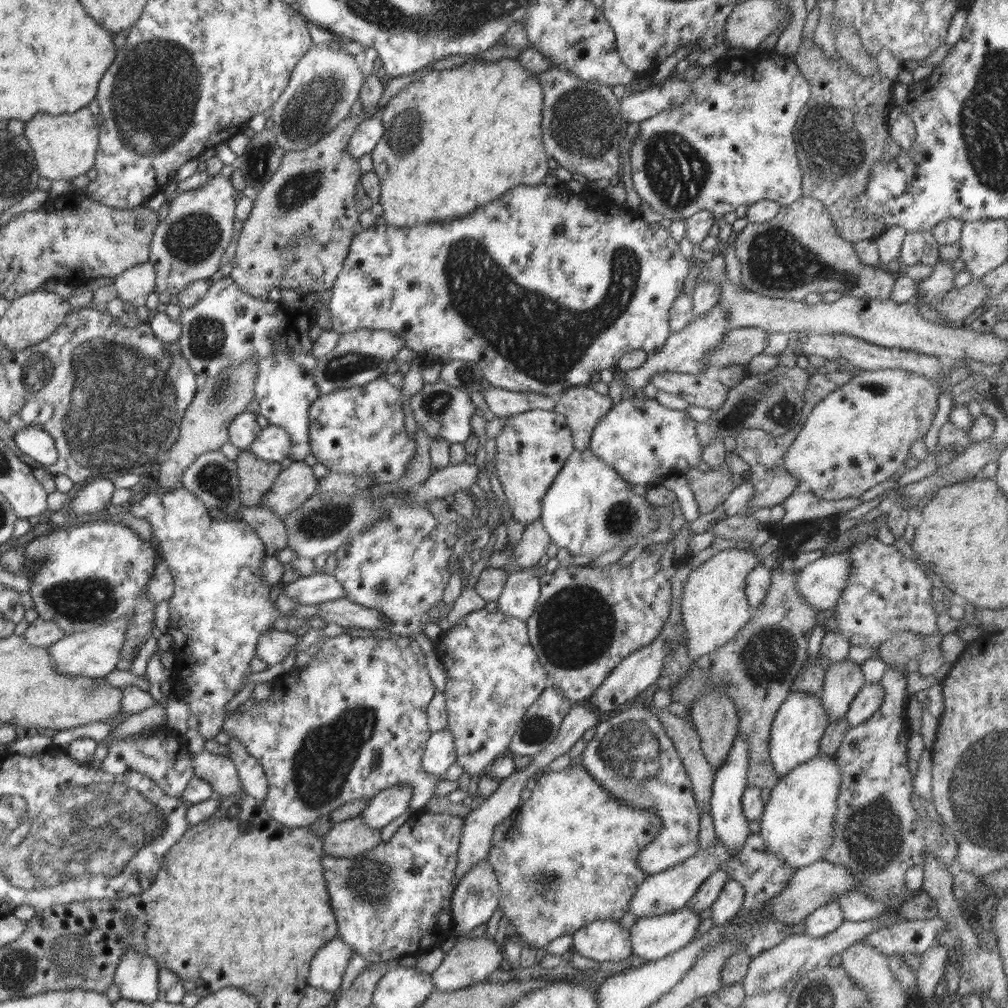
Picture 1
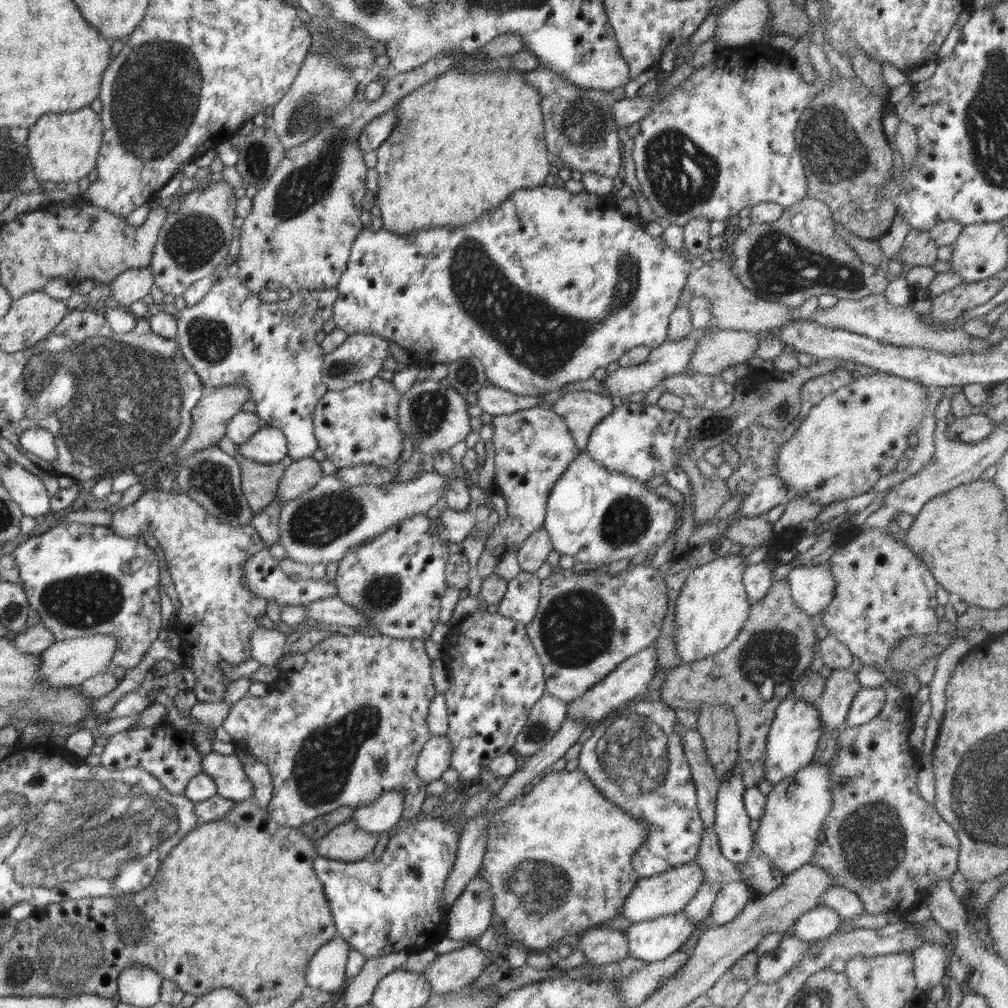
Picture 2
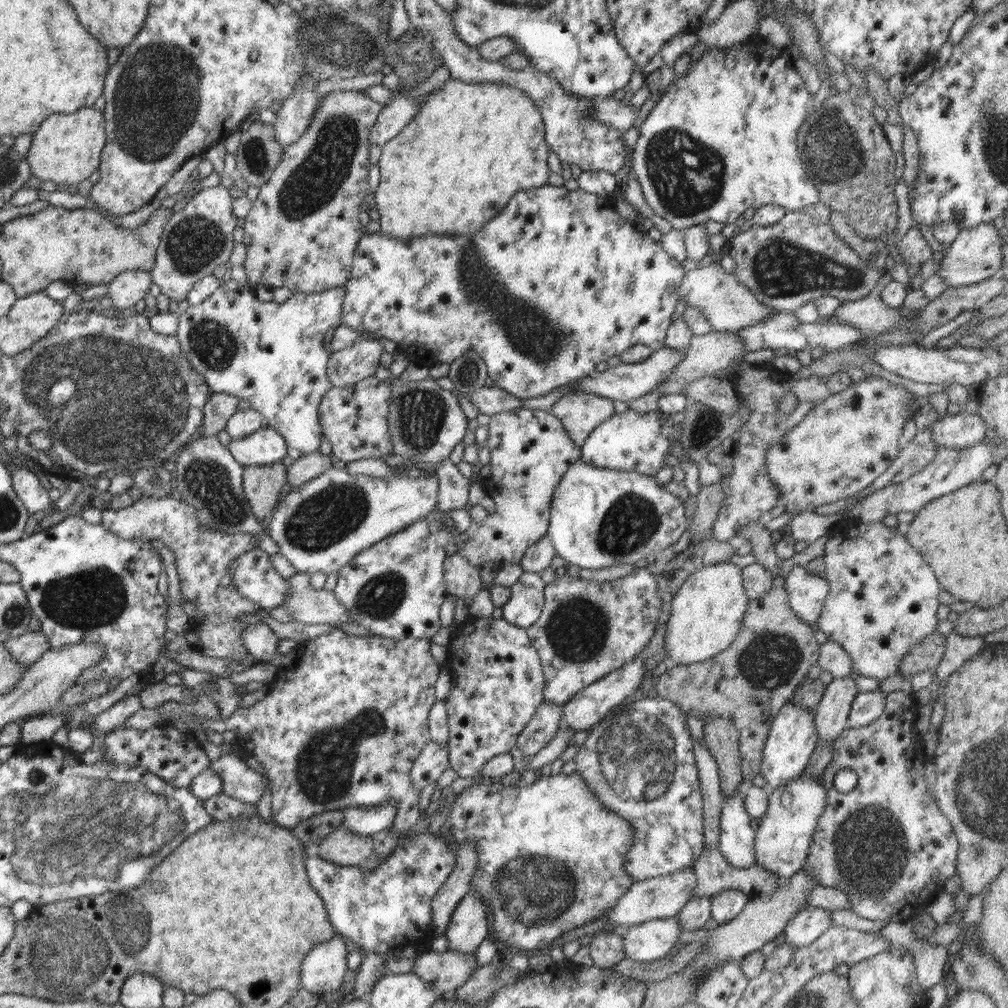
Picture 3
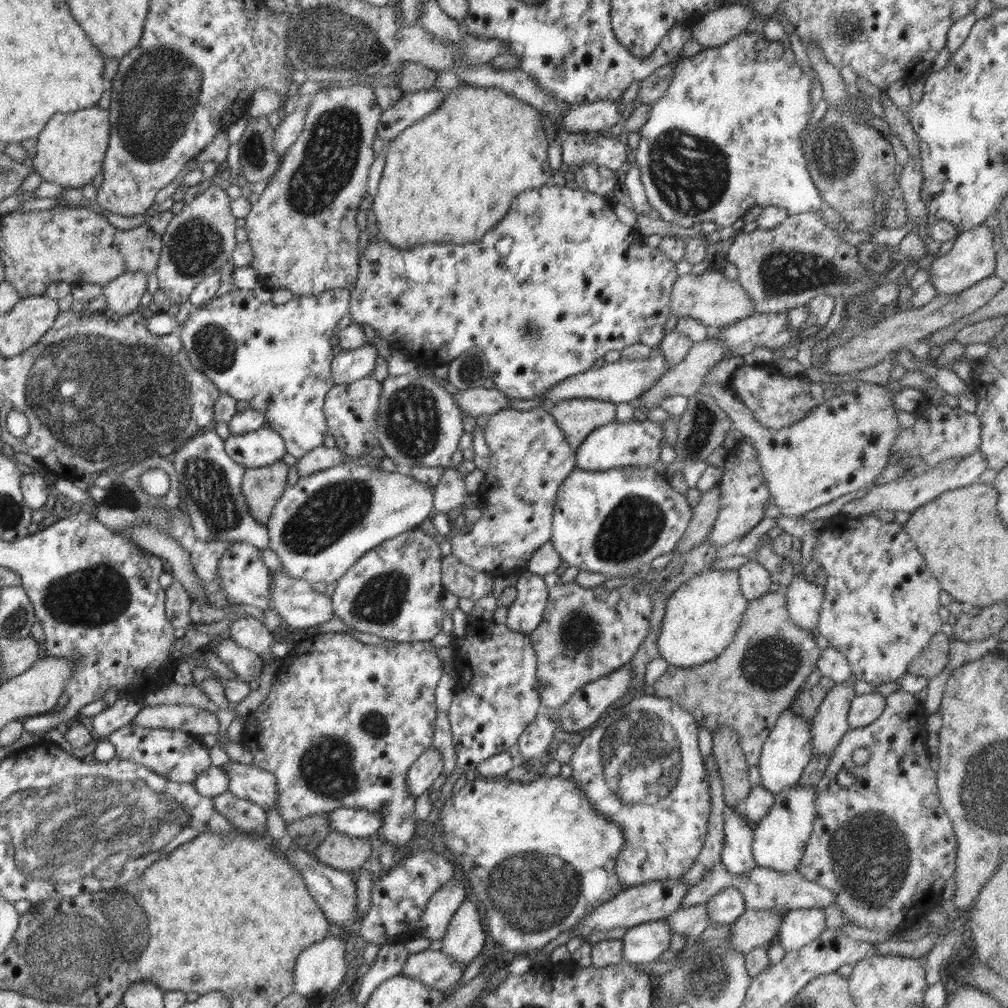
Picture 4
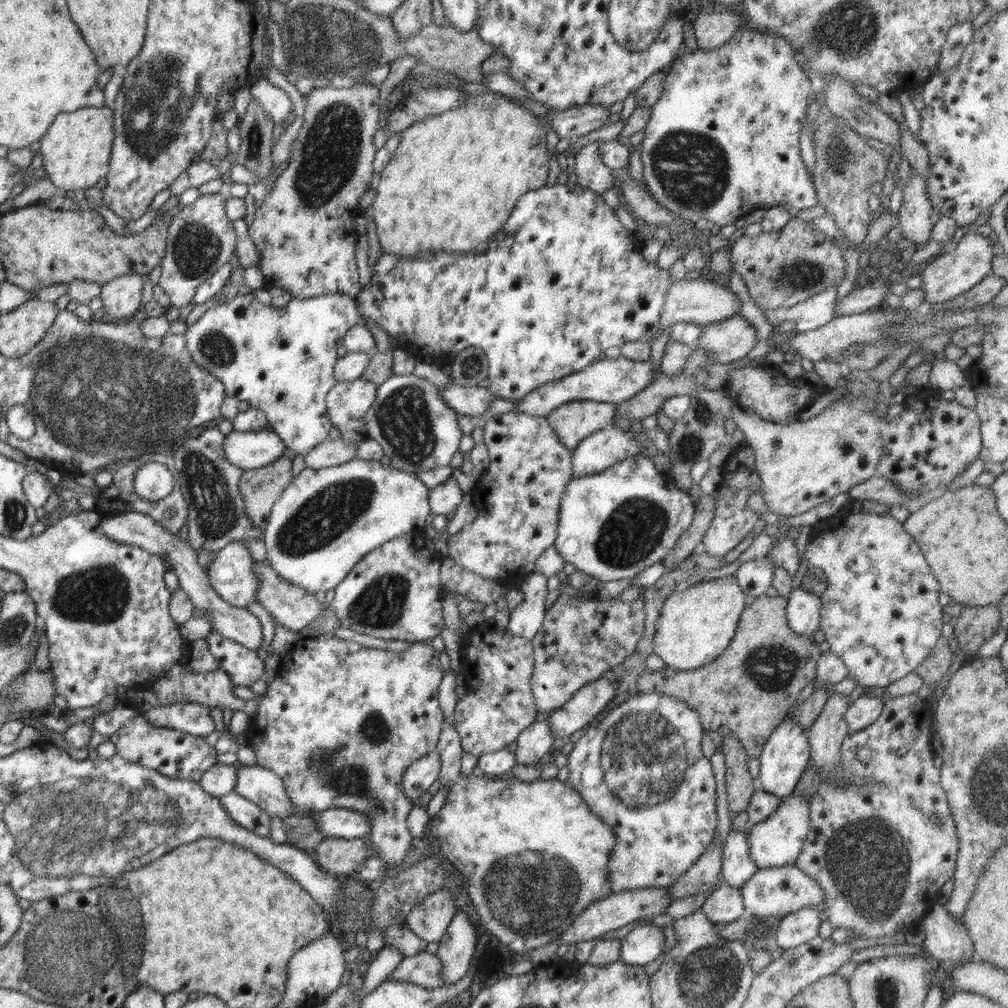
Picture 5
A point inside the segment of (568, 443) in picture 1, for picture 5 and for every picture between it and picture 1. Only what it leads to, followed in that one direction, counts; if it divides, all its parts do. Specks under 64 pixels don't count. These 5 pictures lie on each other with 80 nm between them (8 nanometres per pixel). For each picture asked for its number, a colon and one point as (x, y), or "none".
2: (533, 447)
3: (530, 449)
4: (529, 459)
5: (517, 499)

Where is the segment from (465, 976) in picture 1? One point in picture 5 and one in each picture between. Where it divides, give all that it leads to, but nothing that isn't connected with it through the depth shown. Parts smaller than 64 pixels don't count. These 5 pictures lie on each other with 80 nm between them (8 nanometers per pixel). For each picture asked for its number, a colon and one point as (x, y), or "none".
2: (452, 971)
3: (445, 972)
4: (436, 970)
5: (425, 970)

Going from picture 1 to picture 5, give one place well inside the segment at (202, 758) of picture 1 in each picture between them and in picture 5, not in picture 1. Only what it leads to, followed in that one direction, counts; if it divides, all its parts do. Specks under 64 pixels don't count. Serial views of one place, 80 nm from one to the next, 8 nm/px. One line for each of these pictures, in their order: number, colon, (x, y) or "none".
2: (231, 782)
3: (239, 781)
4: (246, 781)
5: (261, 786)

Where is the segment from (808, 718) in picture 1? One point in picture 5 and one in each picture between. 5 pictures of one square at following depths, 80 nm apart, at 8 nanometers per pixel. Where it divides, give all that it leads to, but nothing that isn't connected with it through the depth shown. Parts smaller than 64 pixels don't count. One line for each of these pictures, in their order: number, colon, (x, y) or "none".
2: (795, 731)
3: (793, 737)
4: (786, 754)
5: (785, 756)

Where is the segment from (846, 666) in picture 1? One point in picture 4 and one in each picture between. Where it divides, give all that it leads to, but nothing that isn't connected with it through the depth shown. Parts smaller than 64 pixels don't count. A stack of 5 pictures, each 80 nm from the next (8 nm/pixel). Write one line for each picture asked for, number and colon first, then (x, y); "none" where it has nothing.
2: (841, 687)
3: (831, 714)
4: (830, 723)

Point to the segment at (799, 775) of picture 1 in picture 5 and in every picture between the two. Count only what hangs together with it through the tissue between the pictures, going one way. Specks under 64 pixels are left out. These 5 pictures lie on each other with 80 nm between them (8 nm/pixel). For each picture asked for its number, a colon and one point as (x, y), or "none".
2: (791, 827)
3: (784, 837)
4: (779, 841)
5: (776, 842)

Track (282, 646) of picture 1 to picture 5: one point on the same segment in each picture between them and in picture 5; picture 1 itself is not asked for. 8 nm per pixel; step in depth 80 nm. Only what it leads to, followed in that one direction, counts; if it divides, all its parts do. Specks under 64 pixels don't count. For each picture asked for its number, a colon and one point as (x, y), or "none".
2: (268, 646)
3: (260, 641)
4: (251, 633)
5: (236, 623)

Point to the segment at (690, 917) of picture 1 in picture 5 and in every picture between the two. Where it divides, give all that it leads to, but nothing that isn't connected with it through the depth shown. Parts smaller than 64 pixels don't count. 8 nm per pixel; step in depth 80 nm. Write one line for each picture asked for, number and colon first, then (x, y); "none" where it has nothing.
2: (654, 940)
3: (651, 941)
4: (645, 943)
5: (644, 943)

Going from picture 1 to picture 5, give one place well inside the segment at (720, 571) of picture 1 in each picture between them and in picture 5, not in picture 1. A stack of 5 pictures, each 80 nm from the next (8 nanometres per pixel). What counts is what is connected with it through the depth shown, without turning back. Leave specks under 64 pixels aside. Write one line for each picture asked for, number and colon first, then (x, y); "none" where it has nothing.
2: (712, 607)
3: (707, 612)
4: (701, 619)
5: (696, 625)

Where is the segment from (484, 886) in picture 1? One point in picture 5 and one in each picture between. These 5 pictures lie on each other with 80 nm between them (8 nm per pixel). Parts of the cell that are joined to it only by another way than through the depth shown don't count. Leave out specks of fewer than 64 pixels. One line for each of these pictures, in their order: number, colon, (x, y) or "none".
2: (470, 915)
3: (468, 926)
4: (464, 940)
5: (456, 948)

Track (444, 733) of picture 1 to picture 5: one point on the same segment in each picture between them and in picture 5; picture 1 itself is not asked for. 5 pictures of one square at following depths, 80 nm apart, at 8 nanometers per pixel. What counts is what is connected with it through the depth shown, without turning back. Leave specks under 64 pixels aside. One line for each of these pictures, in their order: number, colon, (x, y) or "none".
2: (435, 758)
3: (433, 760)
4: (428, 766)
5: (422, 773)

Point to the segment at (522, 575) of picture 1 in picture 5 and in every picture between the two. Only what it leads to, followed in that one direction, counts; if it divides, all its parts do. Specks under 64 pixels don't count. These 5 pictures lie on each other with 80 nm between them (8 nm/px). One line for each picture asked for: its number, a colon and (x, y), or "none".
2: (521, 600)
3: (524, 606)
4: (523, 615)
5: (525, 620)

